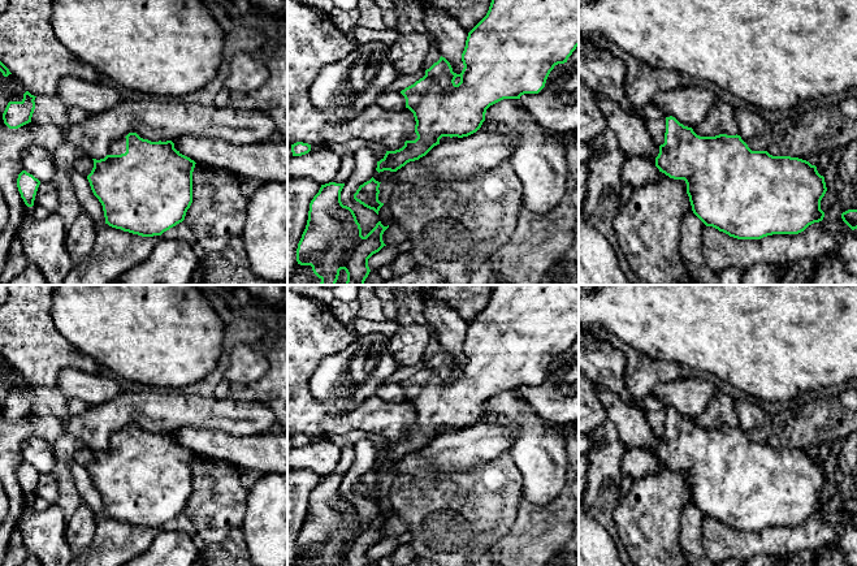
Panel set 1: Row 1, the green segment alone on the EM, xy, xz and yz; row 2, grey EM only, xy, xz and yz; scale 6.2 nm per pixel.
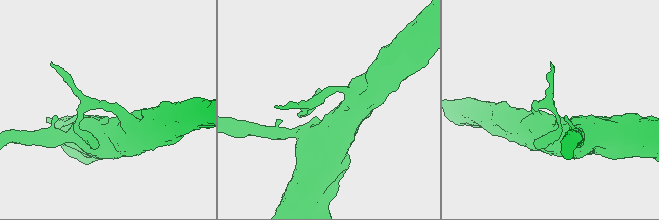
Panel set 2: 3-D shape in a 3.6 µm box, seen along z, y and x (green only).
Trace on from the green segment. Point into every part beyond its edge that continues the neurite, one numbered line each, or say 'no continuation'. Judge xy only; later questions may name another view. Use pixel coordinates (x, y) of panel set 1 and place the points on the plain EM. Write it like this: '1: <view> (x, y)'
1: xy (118, 439)

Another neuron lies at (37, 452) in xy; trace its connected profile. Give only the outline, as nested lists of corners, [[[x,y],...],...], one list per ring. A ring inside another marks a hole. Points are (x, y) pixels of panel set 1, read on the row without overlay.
[[[27,437],[21,445],[21,455],[40,474],[52,474],[59,462],[51,442],[40,437]]]

